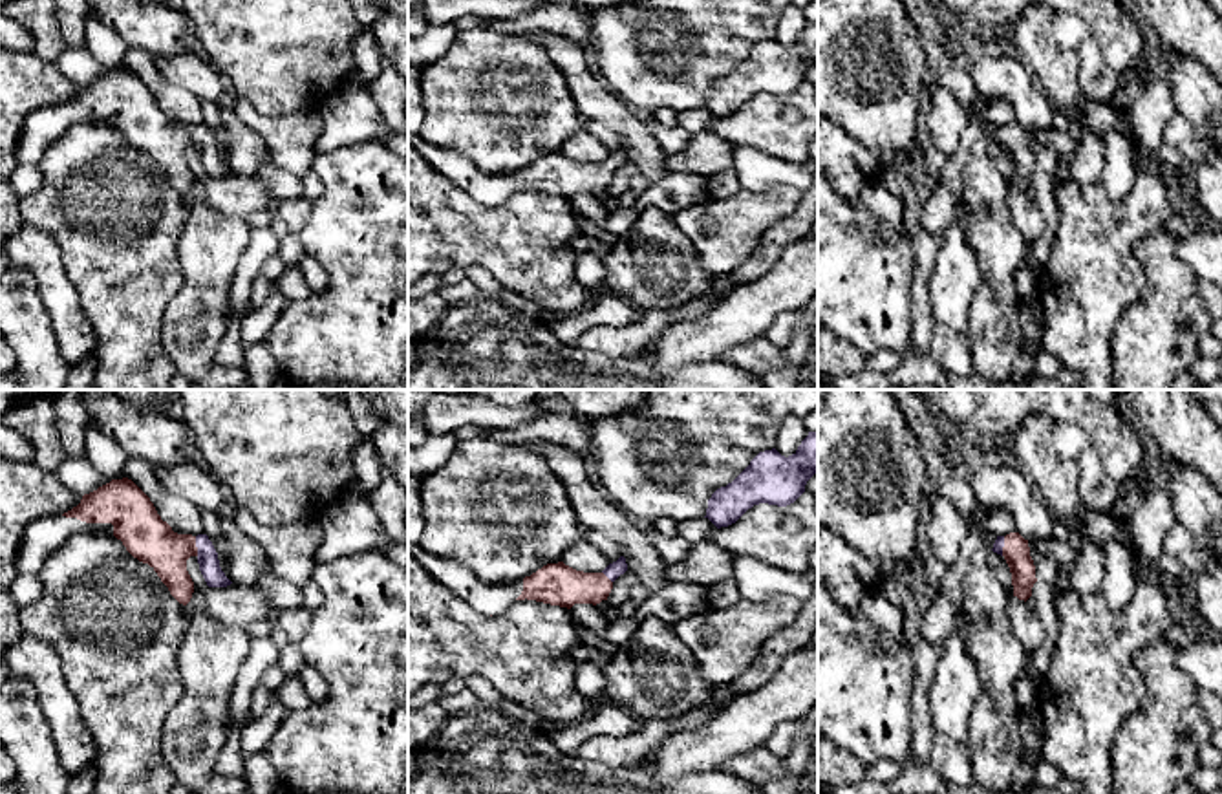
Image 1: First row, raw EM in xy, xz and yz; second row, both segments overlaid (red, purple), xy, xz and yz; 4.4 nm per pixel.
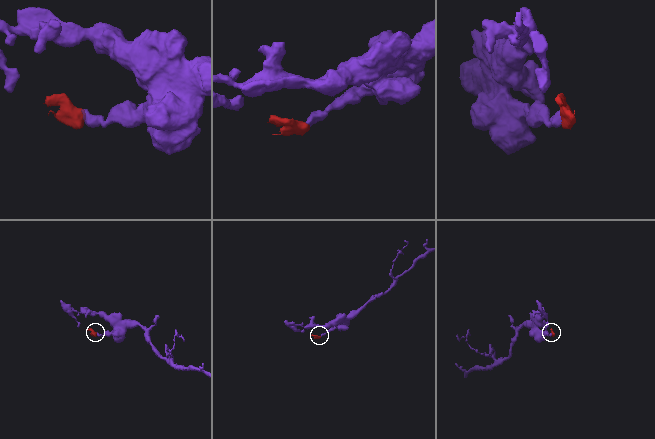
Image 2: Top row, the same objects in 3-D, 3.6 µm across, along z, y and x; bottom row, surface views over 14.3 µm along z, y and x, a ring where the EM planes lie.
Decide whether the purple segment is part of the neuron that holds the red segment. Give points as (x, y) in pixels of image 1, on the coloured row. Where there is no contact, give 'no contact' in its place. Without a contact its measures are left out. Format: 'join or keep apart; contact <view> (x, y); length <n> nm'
join; contact xy (194, 546); length 90 nm

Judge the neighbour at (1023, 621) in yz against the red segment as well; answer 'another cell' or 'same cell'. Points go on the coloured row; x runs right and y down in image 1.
another cell

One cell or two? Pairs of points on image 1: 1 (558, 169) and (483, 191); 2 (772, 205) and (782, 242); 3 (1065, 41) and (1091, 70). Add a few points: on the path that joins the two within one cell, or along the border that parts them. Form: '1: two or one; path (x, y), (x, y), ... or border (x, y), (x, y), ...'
1: one; path (540, 176), (513, 180), (502, 185)
2: two; border (798, 200), (798, 205), (761, 236), (750, 257)
3: two; border (1089, 33), (1080, 46), (1080, 88), (1091, 99)

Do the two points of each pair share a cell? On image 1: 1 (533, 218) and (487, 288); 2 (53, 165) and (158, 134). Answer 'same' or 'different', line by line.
1: different
2: different

